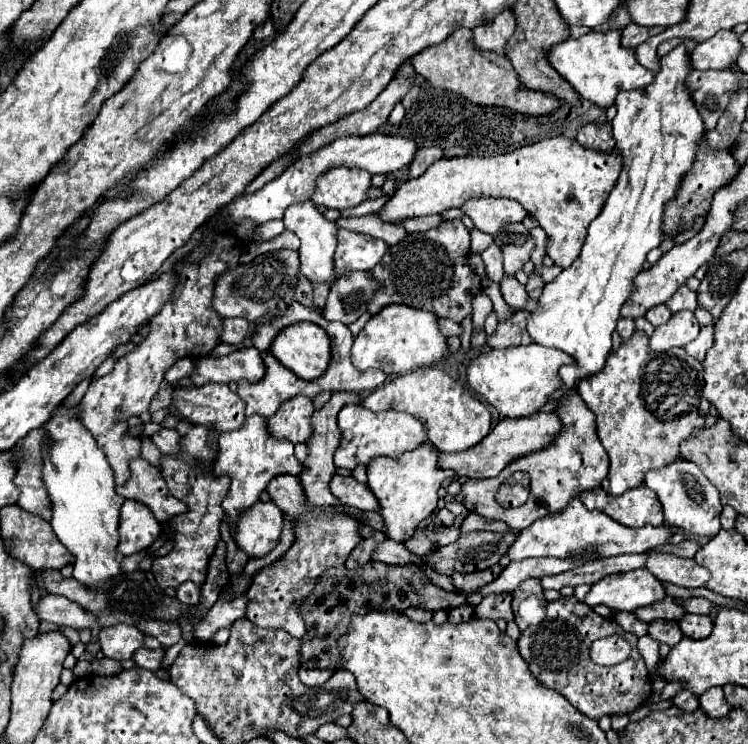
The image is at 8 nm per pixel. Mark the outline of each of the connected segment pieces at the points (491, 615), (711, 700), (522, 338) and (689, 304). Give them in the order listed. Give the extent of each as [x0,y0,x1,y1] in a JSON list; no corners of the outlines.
[[476,595,514,622],[698,687,730,719],[486,311,532,349],[666,285,696,313]]

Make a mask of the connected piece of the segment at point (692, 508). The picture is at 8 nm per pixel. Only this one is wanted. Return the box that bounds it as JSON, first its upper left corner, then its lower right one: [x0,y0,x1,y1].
[644,457,722,537]

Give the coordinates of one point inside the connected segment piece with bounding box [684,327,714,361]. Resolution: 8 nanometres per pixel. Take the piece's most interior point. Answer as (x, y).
(697, 349)

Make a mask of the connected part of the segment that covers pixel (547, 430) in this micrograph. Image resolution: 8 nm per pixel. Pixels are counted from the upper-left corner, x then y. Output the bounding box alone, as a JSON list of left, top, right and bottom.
[438,413,562,479]

